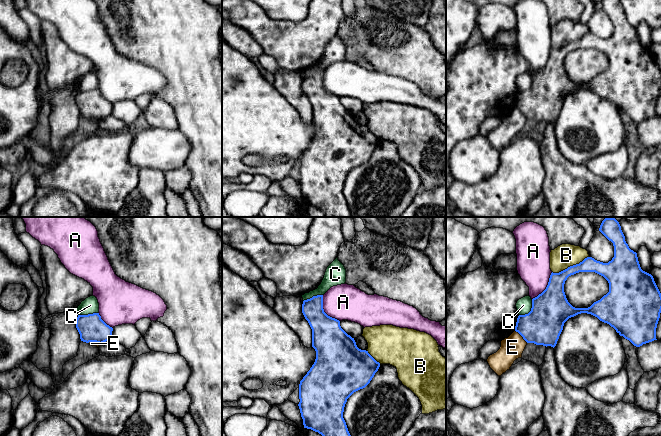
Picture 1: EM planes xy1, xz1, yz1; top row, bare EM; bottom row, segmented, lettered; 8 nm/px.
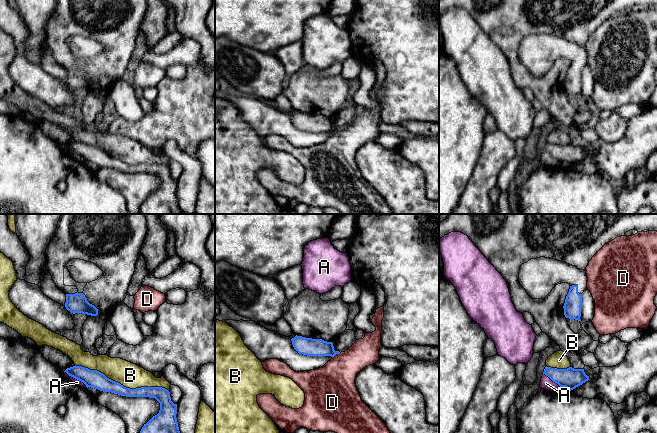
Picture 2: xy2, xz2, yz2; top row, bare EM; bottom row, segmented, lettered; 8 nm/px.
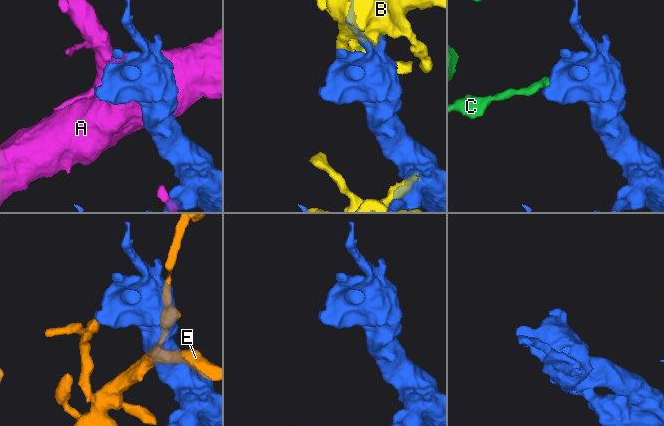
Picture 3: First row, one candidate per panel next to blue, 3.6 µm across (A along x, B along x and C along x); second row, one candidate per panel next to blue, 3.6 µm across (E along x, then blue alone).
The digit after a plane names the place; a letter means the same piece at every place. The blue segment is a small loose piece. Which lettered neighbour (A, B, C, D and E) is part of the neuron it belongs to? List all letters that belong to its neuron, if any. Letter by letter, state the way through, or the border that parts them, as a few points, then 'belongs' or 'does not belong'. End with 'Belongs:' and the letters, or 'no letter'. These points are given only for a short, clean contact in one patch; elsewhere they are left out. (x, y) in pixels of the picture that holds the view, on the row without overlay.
A: does not belong
B: does not belong
C: does not belong
D: does not belong
E: does not belong
Belongs: no letter

